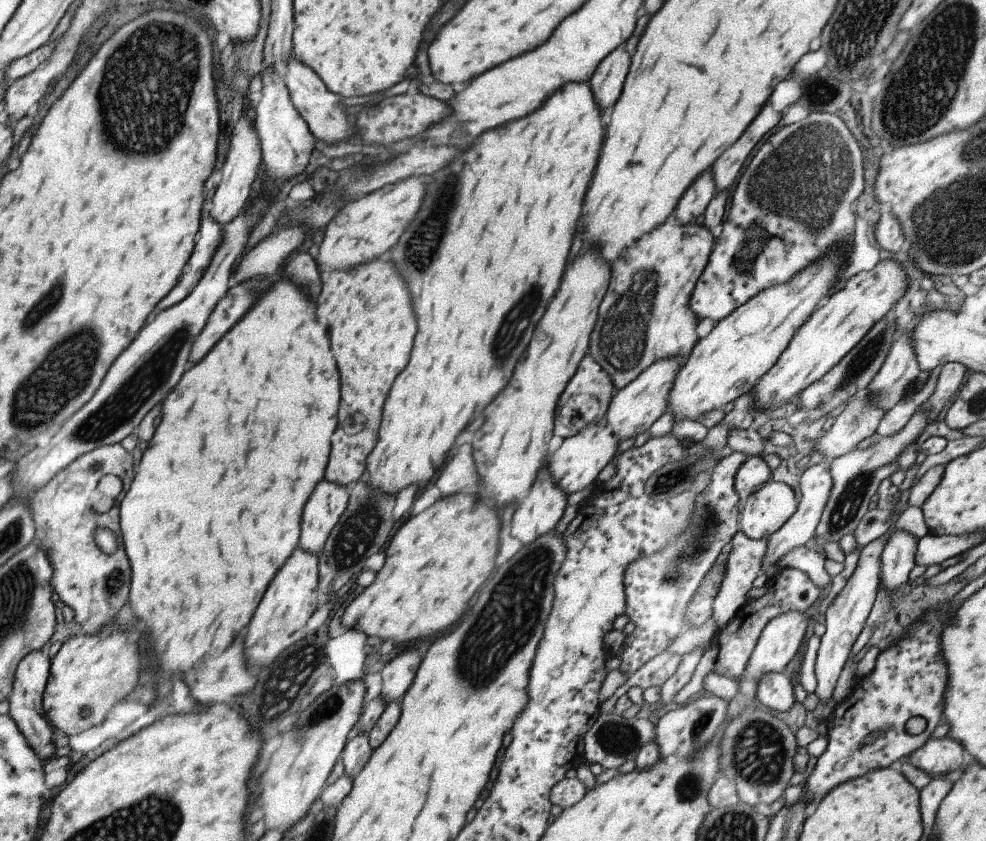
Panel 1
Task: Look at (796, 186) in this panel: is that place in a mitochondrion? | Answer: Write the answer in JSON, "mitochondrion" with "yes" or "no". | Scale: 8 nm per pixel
{"mitochondrion":"yes"}

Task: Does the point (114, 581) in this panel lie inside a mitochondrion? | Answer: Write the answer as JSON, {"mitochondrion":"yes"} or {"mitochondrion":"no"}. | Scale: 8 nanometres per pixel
{"mitochondrion":"yes"}

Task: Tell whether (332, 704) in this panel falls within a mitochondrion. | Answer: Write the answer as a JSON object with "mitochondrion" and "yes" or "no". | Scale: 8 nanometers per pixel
{"mitochondrion":"yes"}

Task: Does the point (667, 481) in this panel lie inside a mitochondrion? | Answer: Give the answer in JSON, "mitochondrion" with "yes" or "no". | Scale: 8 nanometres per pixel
{"mitochondrion":"yes"}

